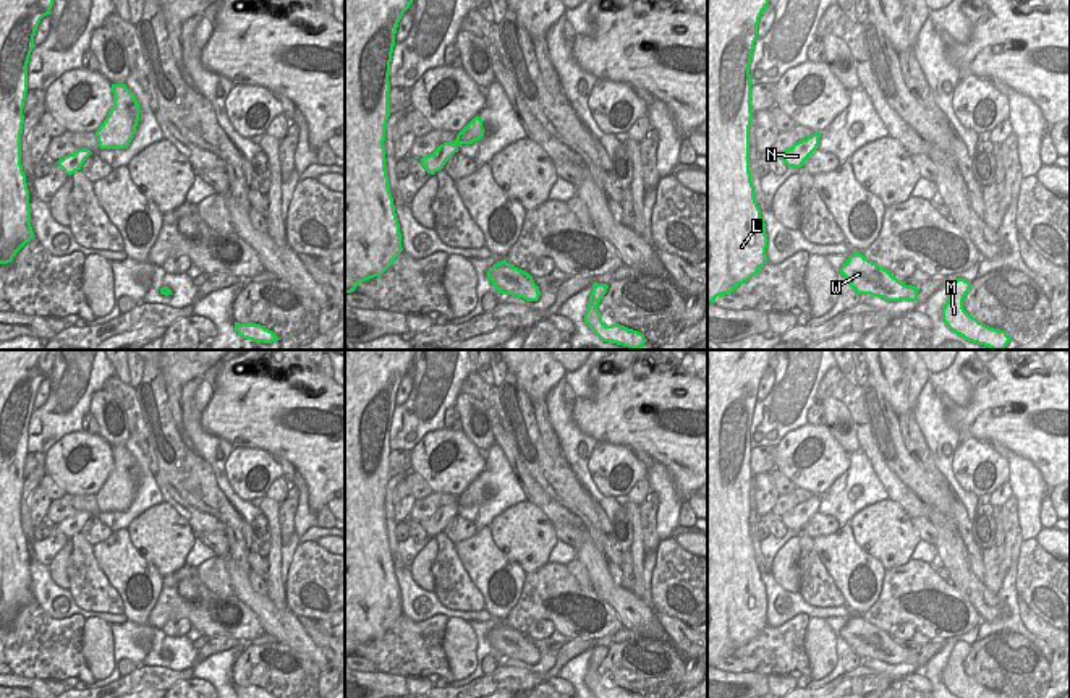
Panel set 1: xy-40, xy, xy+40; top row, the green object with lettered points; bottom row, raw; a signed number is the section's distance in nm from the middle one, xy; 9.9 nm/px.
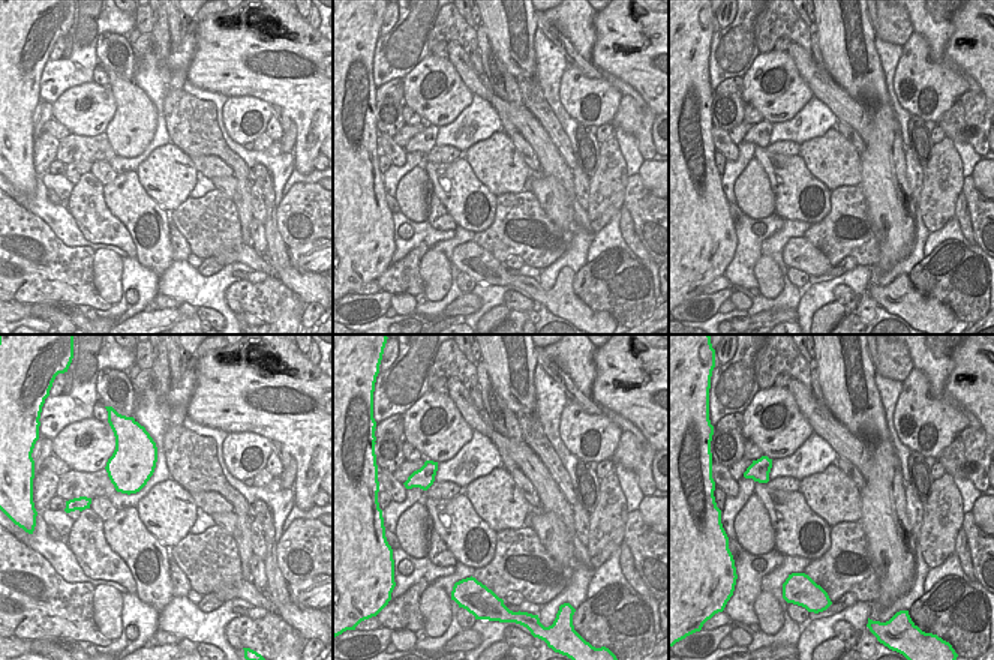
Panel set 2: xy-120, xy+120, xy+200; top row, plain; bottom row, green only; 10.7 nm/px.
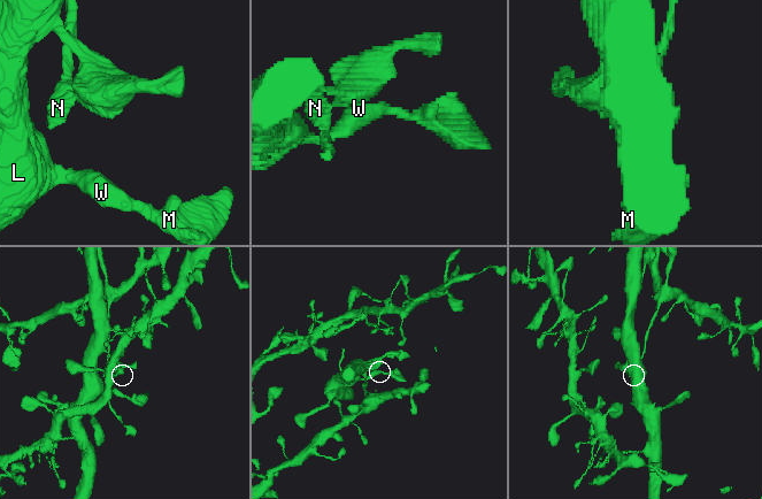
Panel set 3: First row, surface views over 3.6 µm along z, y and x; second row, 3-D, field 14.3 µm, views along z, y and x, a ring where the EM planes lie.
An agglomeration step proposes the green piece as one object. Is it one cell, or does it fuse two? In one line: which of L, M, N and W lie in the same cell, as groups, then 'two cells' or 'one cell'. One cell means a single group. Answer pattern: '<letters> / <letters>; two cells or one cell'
L M W / N; two cells

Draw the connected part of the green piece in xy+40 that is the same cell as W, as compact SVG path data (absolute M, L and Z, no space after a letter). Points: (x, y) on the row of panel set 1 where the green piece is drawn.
M855 251L842 264L840 274L858 295L879 296L887 301L916 301L919 288L905 285L890 270Z

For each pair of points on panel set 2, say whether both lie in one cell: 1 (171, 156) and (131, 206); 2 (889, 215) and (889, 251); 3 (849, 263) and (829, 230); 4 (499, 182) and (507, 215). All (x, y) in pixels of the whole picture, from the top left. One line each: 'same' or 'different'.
1: different
2: same
3: different
4: different

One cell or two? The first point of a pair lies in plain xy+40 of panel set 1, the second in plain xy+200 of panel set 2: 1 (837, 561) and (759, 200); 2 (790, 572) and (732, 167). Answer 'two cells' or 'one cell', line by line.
1: two cells
2: two cells

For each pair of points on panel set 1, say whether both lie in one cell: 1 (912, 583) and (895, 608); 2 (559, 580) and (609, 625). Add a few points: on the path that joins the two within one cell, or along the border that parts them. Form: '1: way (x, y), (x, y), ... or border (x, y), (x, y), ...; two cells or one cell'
1: way (905, 590), (895, 601); one cell
2: way (541, 603), (578, 637), (586, 634); one cell

